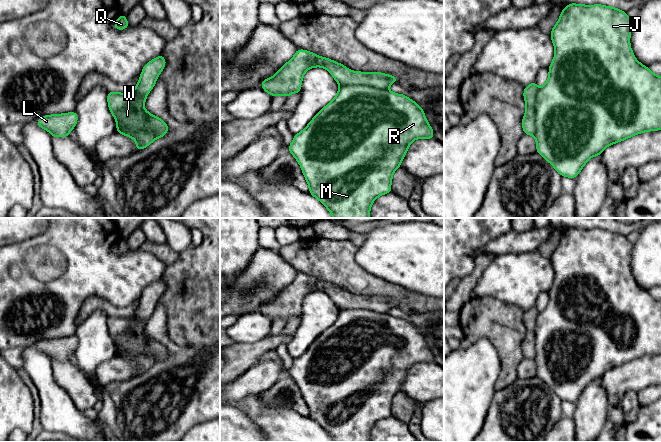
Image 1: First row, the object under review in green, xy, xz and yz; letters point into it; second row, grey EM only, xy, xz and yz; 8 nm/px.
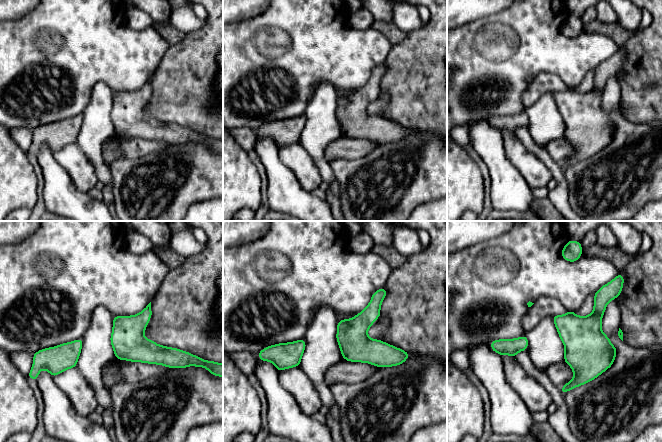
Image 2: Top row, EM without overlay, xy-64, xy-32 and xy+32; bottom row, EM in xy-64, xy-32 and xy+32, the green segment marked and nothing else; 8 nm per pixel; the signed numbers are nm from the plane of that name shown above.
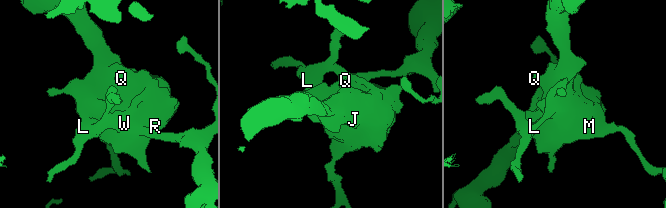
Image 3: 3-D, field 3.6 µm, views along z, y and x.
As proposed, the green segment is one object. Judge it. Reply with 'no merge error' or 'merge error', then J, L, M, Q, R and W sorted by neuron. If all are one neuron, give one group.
merge error; J M Q R W / L

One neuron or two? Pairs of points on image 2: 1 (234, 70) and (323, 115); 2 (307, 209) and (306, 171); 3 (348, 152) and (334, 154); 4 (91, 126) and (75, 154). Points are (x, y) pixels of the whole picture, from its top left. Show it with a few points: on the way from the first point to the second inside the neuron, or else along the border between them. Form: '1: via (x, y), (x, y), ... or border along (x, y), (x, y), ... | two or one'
1: border along (315, 90), (303, 113) | two
2: border along (291, 170), (299, 184), (310, 192) | two
3: via (345, 152), (337, 152) | one
4: border along (76, 143), (93, 167) | two

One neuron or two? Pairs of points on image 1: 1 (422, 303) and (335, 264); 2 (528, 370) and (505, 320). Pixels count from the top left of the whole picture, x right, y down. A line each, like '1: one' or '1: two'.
1: one
2: two

